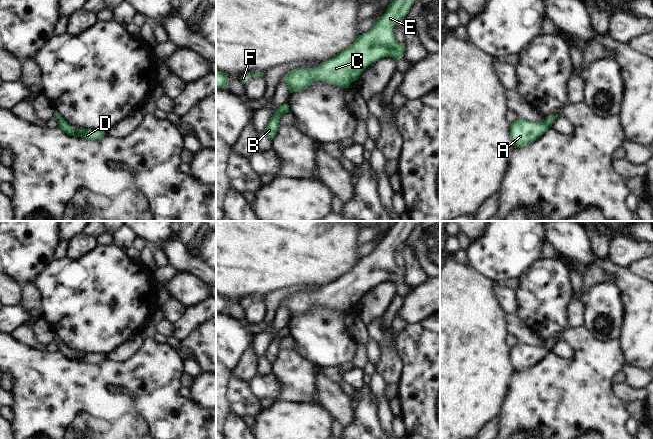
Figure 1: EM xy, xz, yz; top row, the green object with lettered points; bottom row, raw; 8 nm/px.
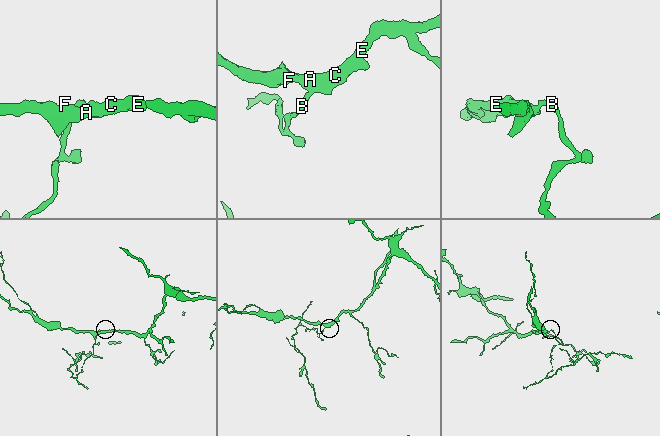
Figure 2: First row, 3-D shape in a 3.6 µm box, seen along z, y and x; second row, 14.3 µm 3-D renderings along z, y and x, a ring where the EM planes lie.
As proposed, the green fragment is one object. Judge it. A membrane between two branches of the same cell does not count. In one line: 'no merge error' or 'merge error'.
no merge error

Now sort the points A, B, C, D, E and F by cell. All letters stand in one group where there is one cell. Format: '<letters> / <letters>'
A B C D E F

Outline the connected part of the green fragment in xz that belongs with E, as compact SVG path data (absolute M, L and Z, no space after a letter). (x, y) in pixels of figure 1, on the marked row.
M394 0L388 4L385 14L377 18L372 28L359 35L349 48L318 67L288 72L283 78L289 93L306 90L315 80L348 88L369 65L379 59L401 58L405 51L404 45L395 41L392 30L399 21L403 21L414 1L417 0Z

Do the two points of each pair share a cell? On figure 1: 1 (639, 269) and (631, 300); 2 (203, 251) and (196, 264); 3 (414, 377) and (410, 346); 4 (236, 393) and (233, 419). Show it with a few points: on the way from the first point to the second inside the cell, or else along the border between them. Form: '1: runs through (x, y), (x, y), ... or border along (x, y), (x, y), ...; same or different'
1: border along (627, 268), (633, 274), (642, 278); different
2: border along (187, 250), (193, 257), (199, 258), (205, 263); different
3: runs through (414, 369), (414, 354); same
4: border along (231, 411), (240, 417); different

